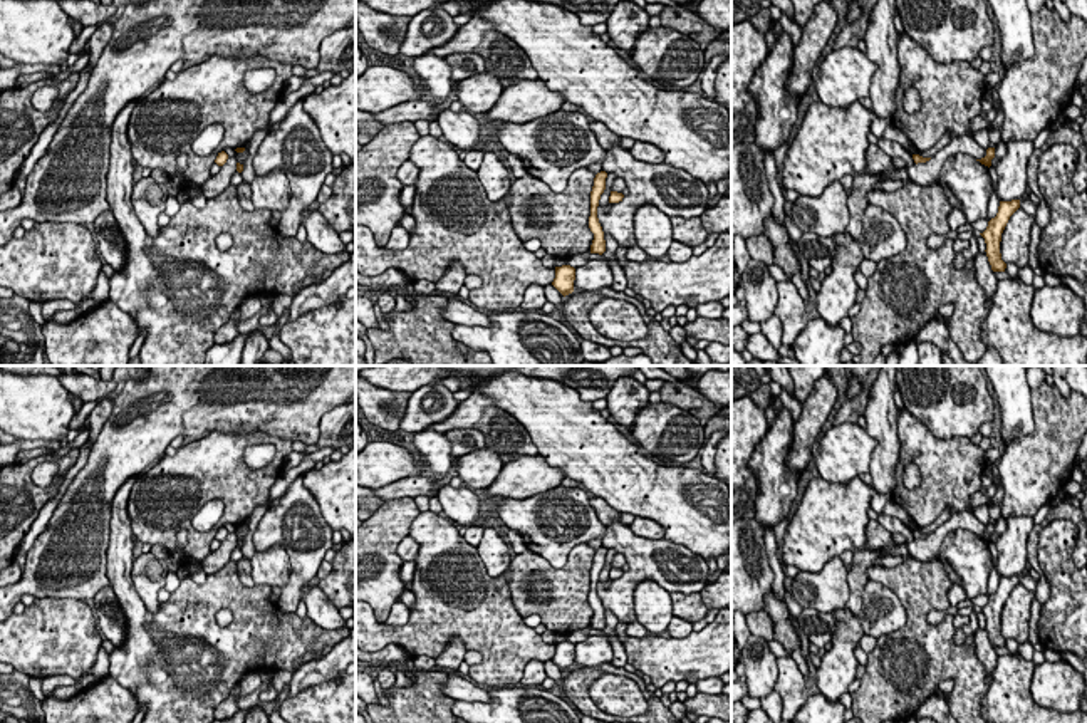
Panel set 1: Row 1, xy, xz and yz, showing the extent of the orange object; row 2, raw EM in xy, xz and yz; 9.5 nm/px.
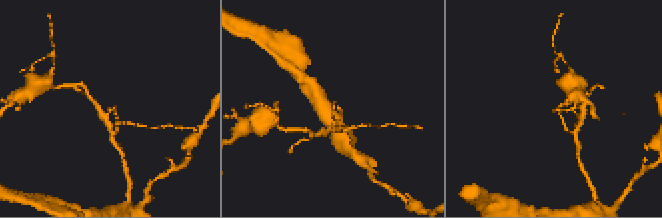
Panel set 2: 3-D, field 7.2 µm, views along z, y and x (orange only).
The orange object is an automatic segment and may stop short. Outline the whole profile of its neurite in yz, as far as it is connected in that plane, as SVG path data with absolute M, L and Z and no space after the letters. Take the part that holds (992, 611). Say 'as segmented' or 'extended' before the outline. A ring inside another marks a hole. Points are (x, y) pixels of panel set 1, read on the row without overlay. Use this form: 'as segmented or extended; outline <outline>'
as segmented; outline M1020 575L1012 577L1000 577L998 589L995 594L988 597L988 602L983 609L980 609L985 614L986 619L986 632L991 641L993 648L1005 648L1006 639L1001 636L1000 629L1000 617L1001 609L1010 596L1010 592L1020 584Z

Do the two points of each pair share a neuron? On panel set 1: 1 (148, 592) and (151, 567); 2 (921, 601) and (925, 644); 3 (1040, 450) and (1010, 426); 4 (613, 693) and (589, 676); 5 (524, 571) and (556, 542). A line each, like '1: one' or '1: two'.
1: one
2: one
3: two
4: two
5: two

